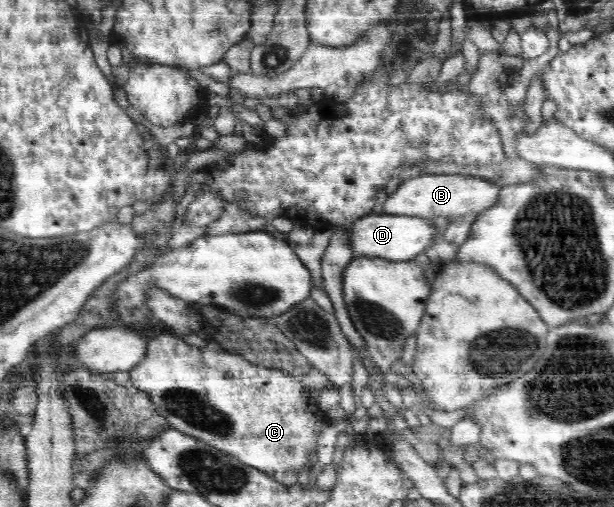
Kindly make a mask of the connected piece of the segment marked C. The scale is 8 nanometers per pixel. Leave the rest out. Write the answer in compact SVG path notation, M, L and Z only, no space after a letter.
M170 330L147 339L145 359L129 371L130 383L145 392L169 425L184 434L229 453L241 463L274 478L280 478L289 471L301 473L311 461L309 455L317 451L317 441L324 430L325 420L309 409L309 404L319 406L317 395L311 397L307 391L303 395L303 385L281 371L251 365L244 357L233 353L213 353L209 351L209 345L205 349L197 349L197 345L185 345L185 339L191 341L189 337L179 337Z

